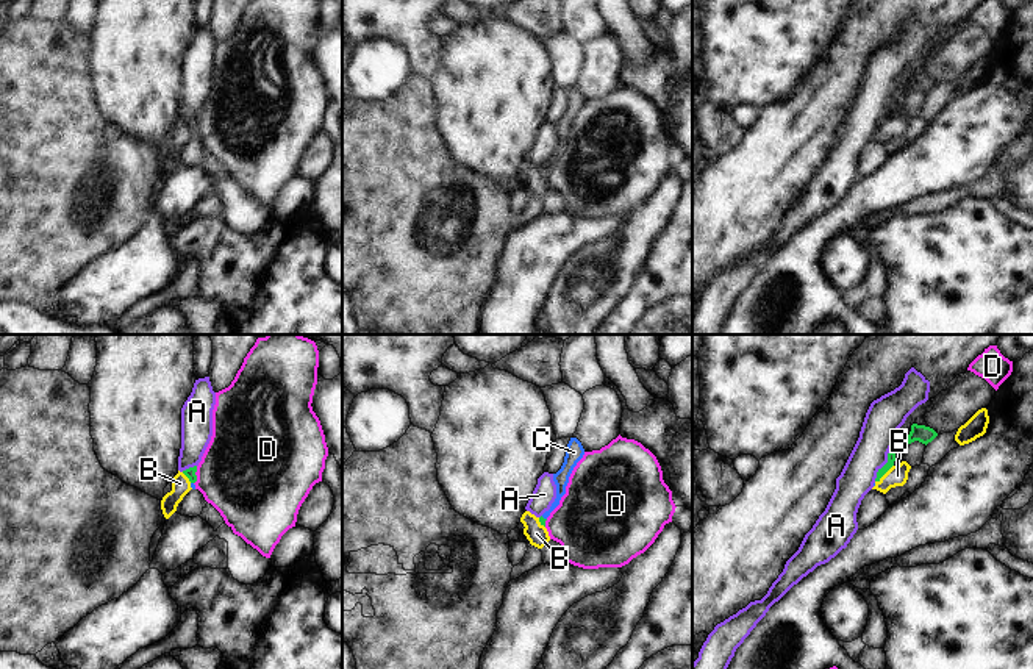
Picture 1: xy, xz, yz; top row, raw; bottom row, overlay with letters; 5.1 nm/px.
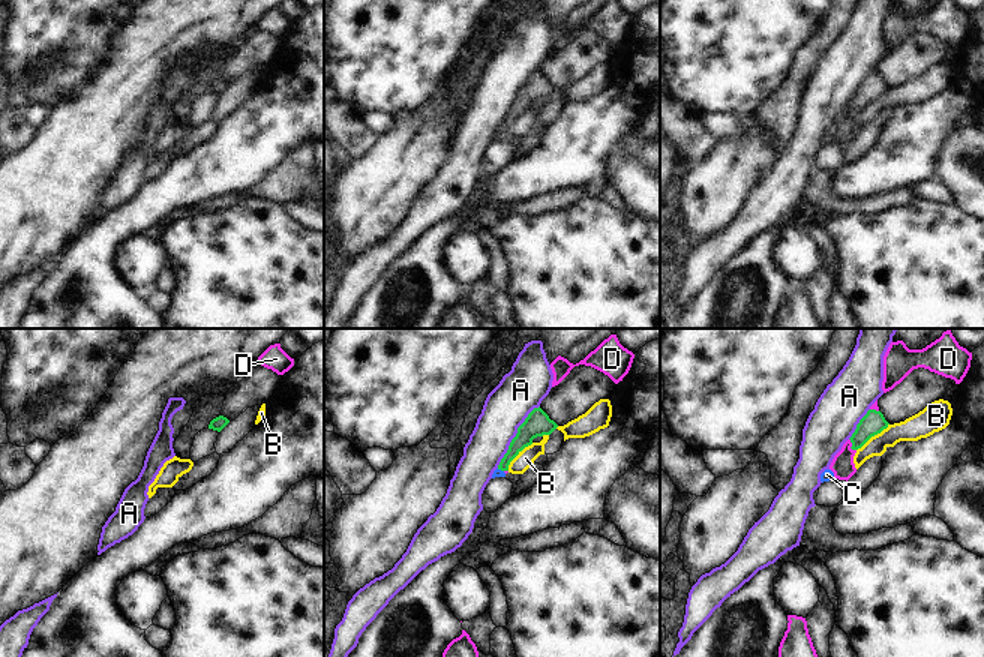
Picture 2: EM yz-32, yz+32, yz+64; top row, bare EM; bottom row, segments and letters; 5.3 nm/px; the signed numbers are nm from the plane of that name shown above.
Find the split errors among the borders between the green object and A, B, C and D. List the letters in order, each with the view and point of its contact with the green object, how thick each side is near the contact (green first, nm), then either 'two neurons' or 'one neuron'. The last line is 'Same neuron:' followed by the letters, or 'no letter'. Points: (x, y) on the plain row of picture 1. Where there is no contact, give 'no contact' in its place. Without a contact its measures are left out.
A: contact yz (885, 114); calibres 50 and 190 nm; two neurons
B: contact yz (883, 124); calibres 50 and 110 nm; two neurons
C: contact xz (543, 168); calibres 30 and 80 nm; one neuron
D: contact xy (196, 125); calibres 50 and 460 nm; two neurons
Same neuron: C

